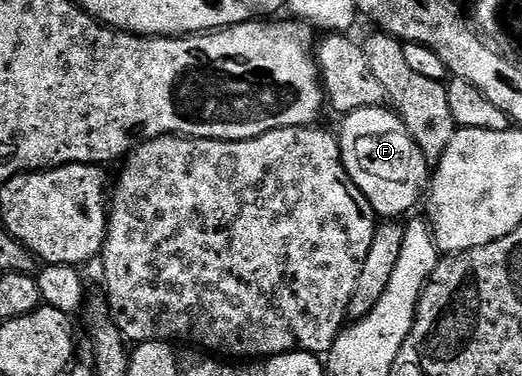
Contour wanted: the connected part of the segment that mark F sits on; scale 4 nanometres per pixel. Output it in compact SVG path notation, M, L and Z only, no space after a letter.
M387 106L358 108L346 113L342 120L343 125L337 128L337 139L349 178L357 190L365 194L376 217L387 222L406 217L406 212L424 199L429 184L429 161L413 142L405 122Z

